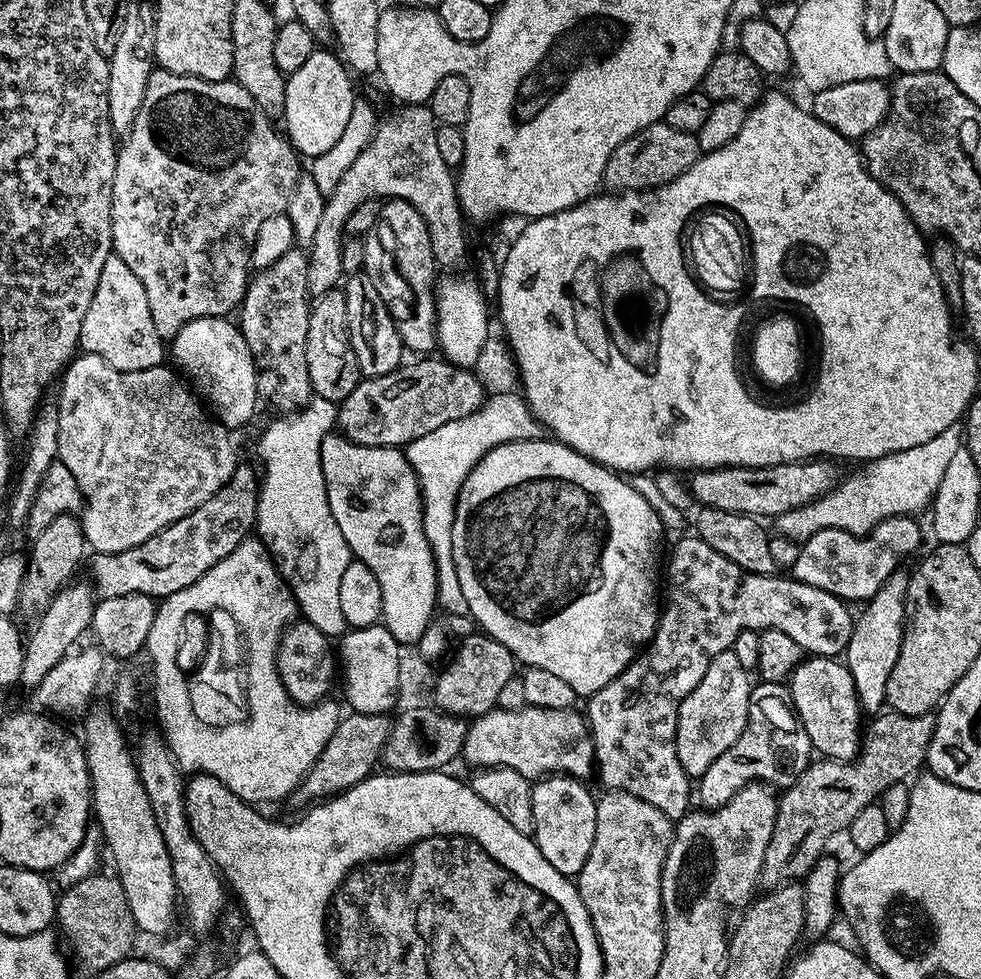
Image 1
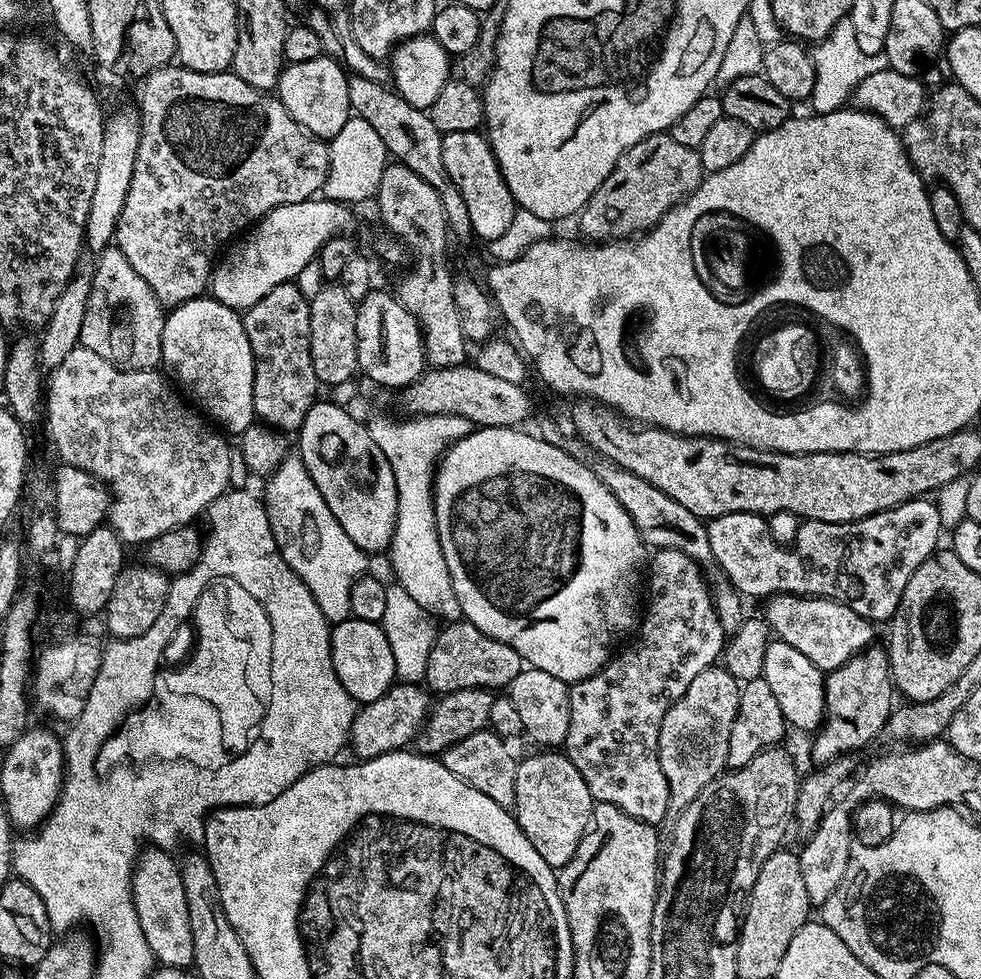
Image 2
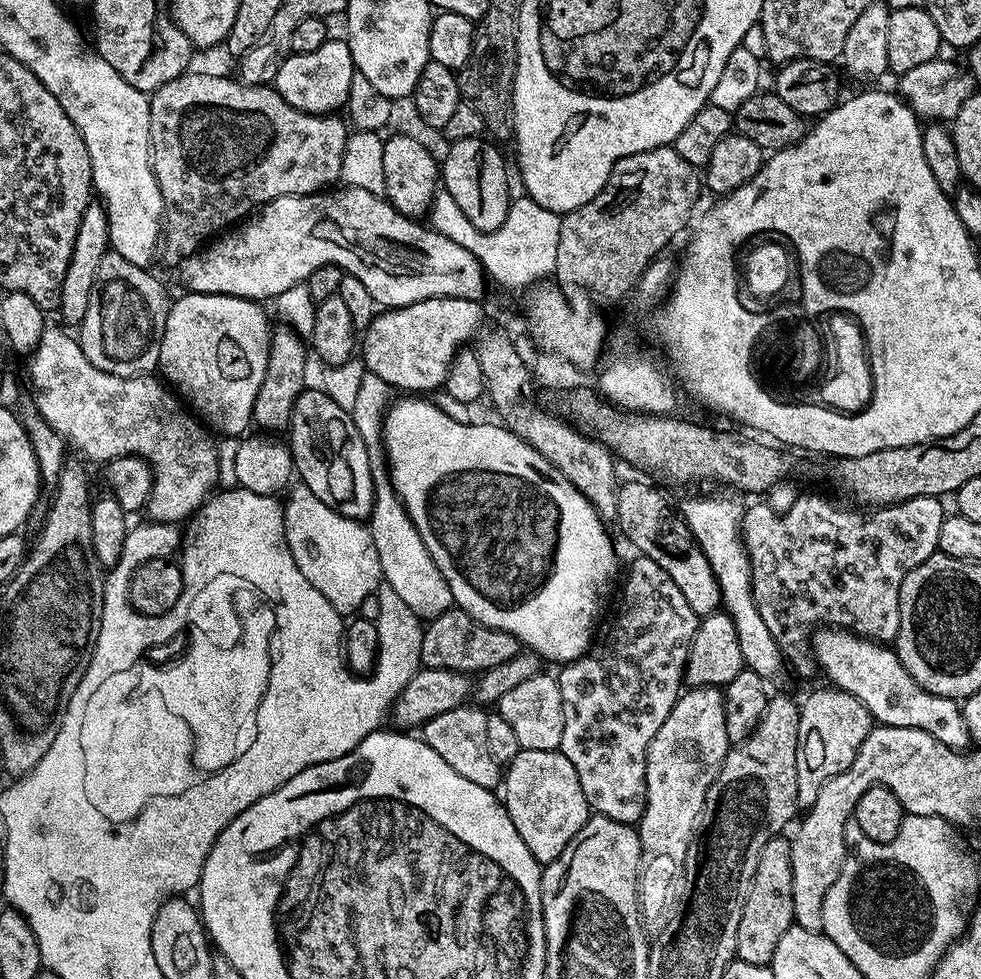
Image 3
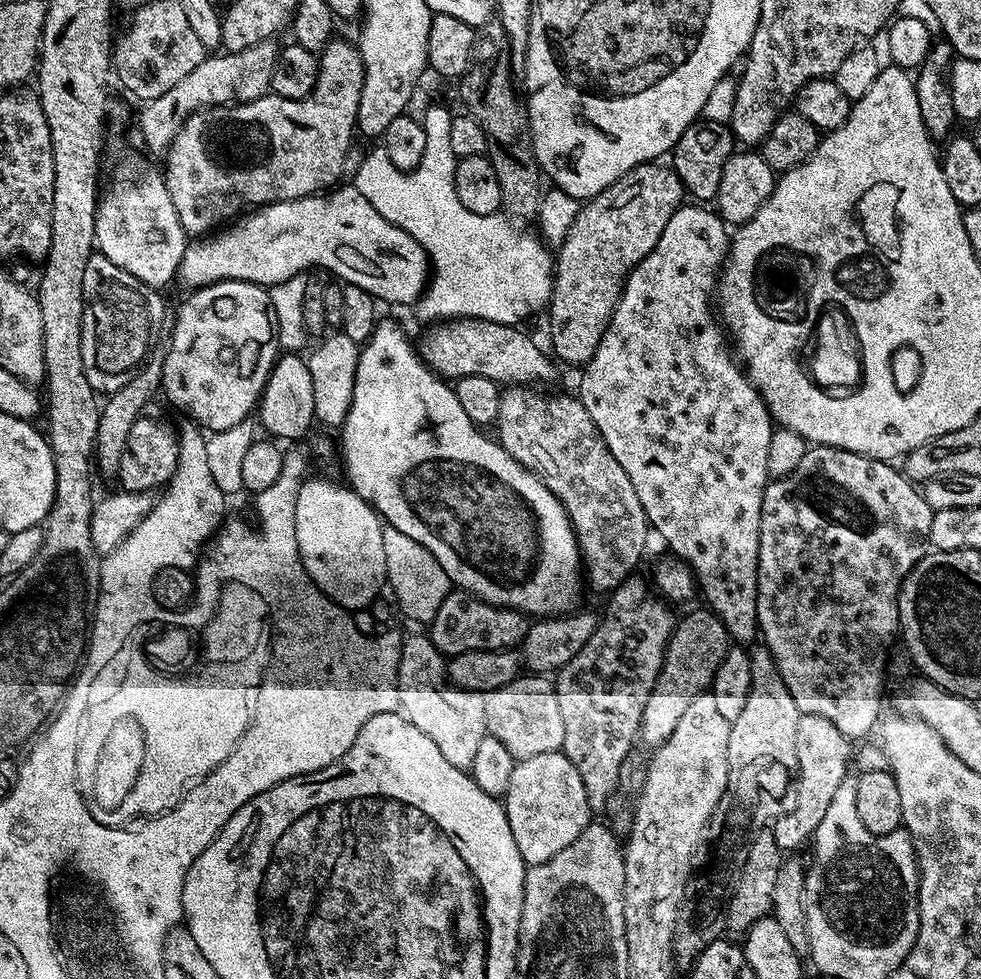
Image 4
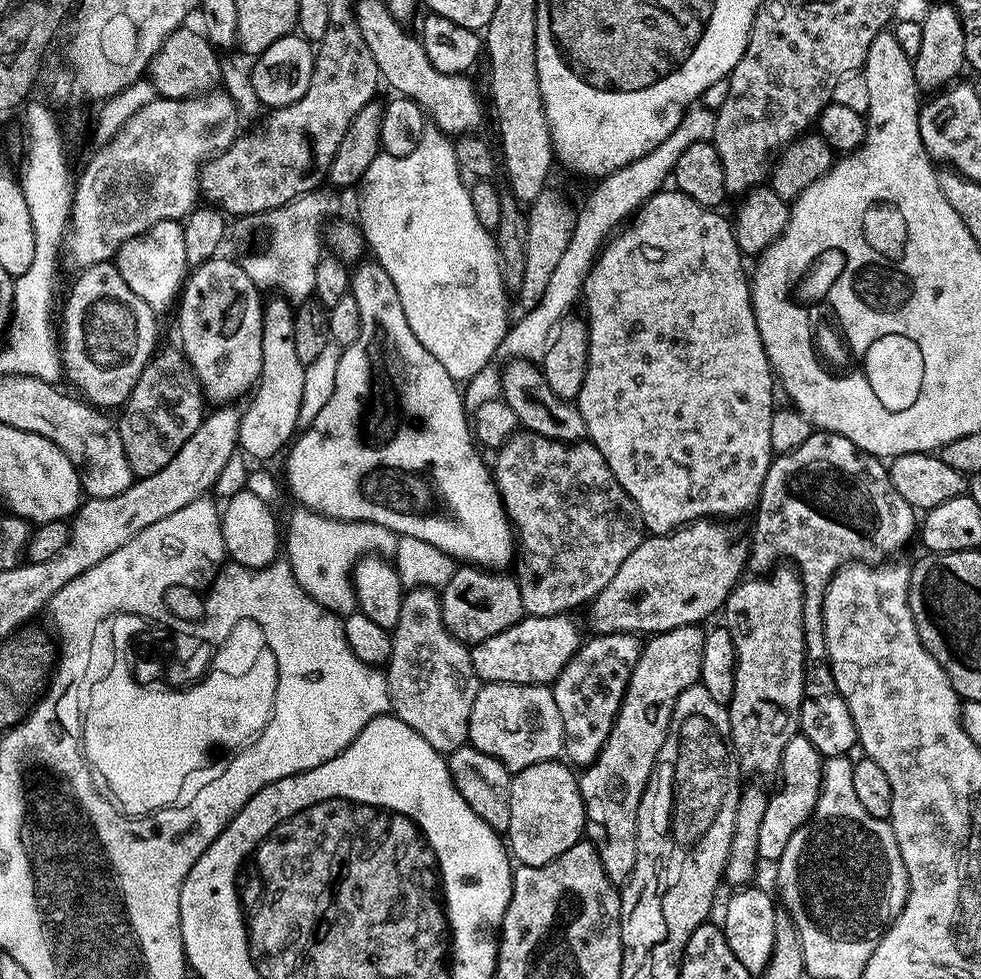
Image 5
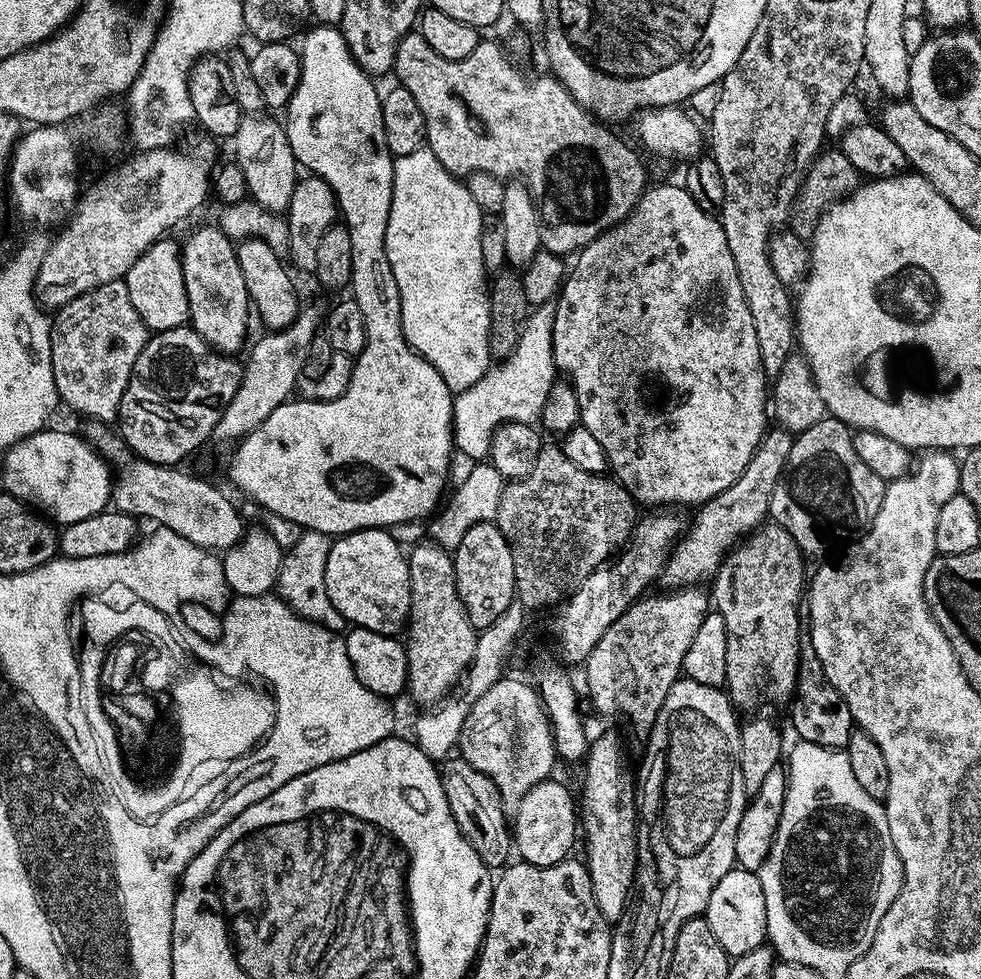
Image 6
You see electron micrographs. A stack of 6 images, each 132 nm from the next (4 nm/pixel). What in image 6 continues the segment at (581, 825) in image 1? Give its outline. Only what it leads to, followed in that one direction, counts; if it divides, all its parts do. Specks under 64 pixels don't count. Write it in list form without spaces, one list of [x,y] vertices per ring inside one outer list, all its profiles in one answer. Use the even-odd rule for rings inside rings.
[[[549,778],[541,782],[541,784],[536,784],[533,788],[531,788],[527,794],[524,795],[522,798],[522,802],[517,806],[514,810],[514,816],[516,816],[516,826],[514,822],[514,848],[515,851],[518,853],[520,851],[519,859],[523,861],[525,864],[533,864],[534,866],[542,866],[545,868],[546,866],[554,866],[558,862],[562,862],[563,860],[569,859],[570,853],[568,852],[572,848],[572,843],[577,843],[578,840],[578,804],[575,800],[572,801],[572,792],[570,789],[567,788],[564,784],[559,784],[556,781],[556,778]]]

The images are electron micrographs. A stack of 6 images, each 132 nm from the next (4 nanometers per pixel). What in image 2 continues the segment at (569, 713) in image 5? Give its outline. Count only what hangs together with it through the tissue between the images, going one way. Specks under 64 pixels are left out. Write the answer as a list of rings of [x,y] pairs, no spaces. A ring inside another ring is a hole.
[[[662,548],[655,555],[650,560],[652,593],[648,596],[648,613],[645,616],[643,613],[631,637],[632,644],[626,645],[617,656],[615,653],[599,672],[569,687],[570,730],[562,751],[574,762],[578,774],[582,774],[582,782],[586,782],[595,803],[613,804],[642,822],[660,826],[670,814],[670,788],[656,753],[662,718],[666,718],[666,710],[670,710],[672,703],[686,694],[686,686],[721,659],[726,637],[715,612],[709,581],[700,577],[701,565],[678,549]]]

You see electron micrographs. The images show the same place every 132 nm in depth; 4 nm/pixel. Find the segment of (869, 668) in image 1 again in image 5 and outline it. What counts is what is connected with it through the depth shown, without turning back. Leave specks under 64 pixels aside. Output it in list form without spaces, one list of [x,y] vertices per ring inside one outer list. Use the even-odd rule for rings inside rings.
[[[802,734],[794,735],[790,742],[786,742],[786,750],[782,750],[778,769],[780,789],[769,795],[766,815],[762,818],[762,827],[758,829],[758,854],[761,861],[780,860],[782,850],[786,850],[790,838],[794,838],[796,831],[812,817],[824,781],[825,763],[825,757]]]

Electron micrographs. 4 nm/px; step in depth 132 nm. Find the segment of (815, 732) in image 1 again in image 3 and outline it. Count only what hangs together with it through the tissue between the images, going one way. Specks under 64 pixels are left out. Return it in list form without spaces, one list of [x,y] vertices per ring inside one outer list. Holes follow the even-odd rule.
[[[716,490],[713,496],[692,496],[689,500],[684,500],[678,505],[678,512],[686,526],[692,532],[702,553],[706,556],[706,561],[710,564],[714,578],[717,579],[721,590],[722,608],[728,613],[728,617],[734,622],[734,630],[738,632],[738,646],[742,650],[742,658],[745,665],[751,671],[765,678],[771,677],[772,660],[781,659],[780,649],[776,647],[774,638],[770,630],[766,630],[766,622],[762,622],[762,614],[758,614],[758,606],[752,597],[752,567],[748,561],[748,551],[744,549],[744,537],[740,535],[740,523],[744,520],[745,501],[735,491]]]

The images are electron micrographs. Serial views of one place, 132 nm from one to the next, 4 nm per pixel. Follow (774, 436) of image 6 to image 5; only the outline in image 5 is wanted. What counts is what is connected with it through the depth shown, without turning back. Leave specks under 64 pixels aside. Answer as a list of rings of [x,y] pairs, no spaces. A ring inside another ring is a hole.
[[[709,518],[675,528],[665,536],[645,535],[642,543],[630,553],[630,558],[626,558],[626,562],[618,566],[618,574],[614,574],[614,578],[610,578],[610,582],[606,582],[606,586],[602,586],[602,590],[590,601],[587,612],[589,611],[588,620],[592,623],[591,631],[597,636],[615,632],[655,634],[674,630],[678,626],[703,625],[707,616],[712,616],[715,612],[717,615],[732,589],[745,575],[750,555],[750,544],[745,533],[743,536],[732,524],[735,523],[721,523],[719,519]]]

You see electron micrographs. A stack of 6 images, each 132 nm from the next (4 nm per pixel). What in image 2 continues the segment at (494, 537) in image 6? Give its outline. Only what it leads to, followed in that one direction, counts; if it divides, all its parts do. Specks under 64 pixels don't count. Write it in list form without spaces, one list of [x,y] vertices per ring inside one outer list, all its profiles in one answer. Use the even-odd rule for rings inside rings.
[[[460,619],[455,623],[445,623],[437,631],[424,680],[427,687],[436,694],[471,688],[504,690],[514,682],[514,678],[518,678],[525,666],[518,650],[506,646],[506,642],[498,642],[482,634],[482,630],[478,630],[478,626],[474,626],[469,620]]]

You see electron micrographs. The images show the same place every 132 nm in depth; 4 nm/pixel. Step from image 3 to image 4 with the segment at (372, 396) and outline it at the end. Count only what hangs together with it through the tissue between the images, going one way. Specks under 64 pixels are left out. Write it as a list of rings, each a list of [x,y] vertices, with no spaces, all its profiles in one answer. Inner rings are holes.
[[[385,525],[382,532],[382,547],[385,551],[387,585],[392,590],[401,612],[414,622],[430,624],[438,608],[442,606],[452,583],[445,570],[439,566],[437,559],[420,543]]]

